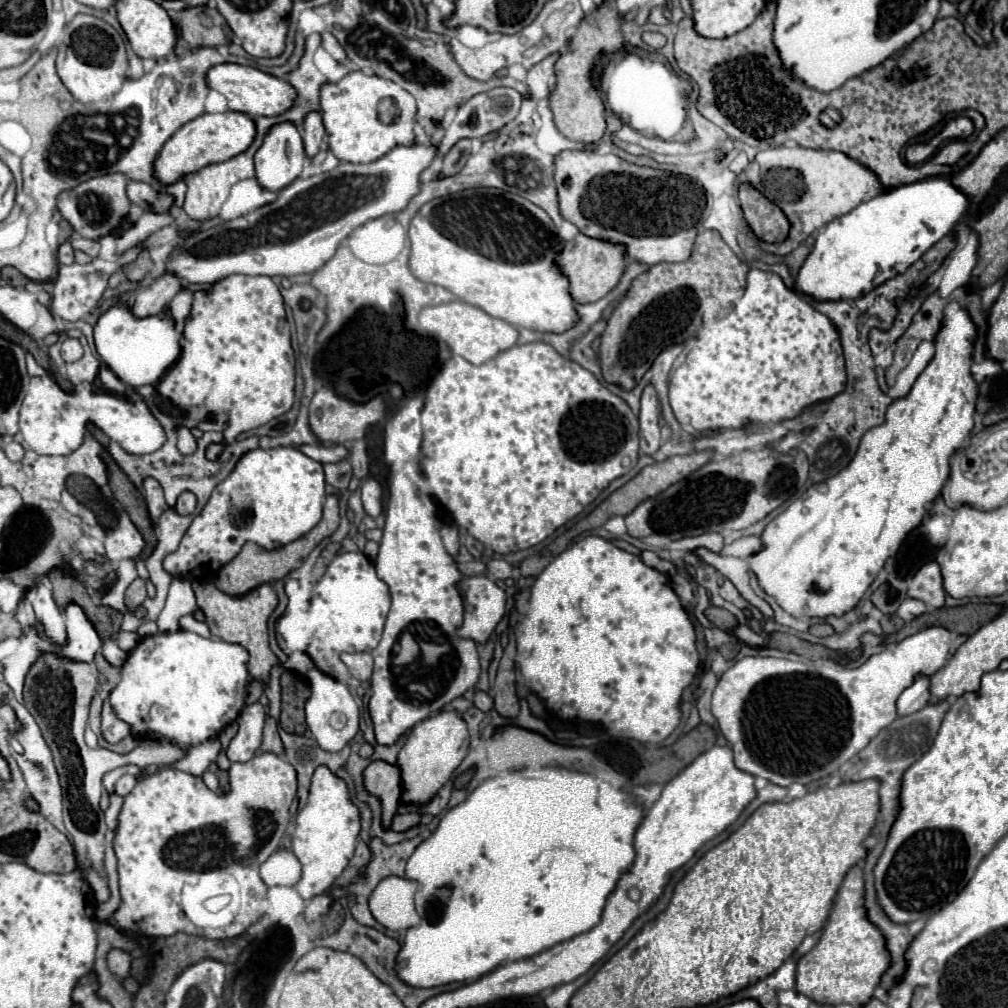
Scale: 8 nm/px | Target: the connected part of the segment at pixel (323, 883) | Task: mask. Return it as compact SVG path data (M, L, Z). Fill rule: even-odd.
M319 766L311 778L307 804L297 814L295 824L297 826L293 832L291 850L303 864L303 876L295 886L295 890L307 900L323 894L327 888L333 886L335 878L349 864L359 840L359 830L361 830L359 808L351 802L345 780L333 774L327 766Z

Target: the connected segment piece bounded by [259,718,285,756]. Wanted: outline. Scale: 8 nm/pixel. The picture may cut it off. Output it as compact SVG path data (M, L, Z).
M267 718L267 722L265 722L263 744L261 744L259 752L273 752L273 754L277 754L277 756L283 756L283 754L285 754L281 736L279 736L279 732L277 732L277 722L275 722L273 718Z

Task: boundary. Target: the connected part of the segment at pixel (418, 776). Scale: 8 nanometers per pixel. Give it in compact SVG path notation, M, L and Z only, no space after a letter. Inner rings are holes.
M445 710L419 722L407 734L407 742L397 758L397 766L401 768L403 778L403 802L405 804L429 802L439 792L439 788L451 778L453 770L461 764L461 760L467 756L469 742L471 738L467 732L467 724L455 710L449 712Z

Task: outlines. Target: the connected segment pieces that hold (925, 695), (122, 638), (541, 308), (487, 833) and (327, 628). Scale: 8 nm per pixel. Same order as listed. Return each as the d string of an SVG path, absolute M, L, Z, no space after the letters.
M919 674L909 688L903 690L903 694L897 700L897 716L909 716L923 706L931 702L931 692L929 692L929 676Z
M119 632L119 636L117 636L117 642L119 642L121 650L125 650L125 652L133 650L133 646L137 646L139 640L141 640L141 638L139 638L139 634L135 634L135 632Z
M475 188L445 198L435 198L427 202L413 218L409 226L409 238L409 266L419 280L447 288L459 300L469 302L495 318L501 318L519 328L555 334L561 334L579 322L575 308L577 304L569 294L569 280L555 260L563 250L563 242L555 234L555 224L549 214L545 214L545 210L527 198L521 198L519 194L503 192L497 188Z
M541 768L541 770L519 770L511 772L507 776L495 776L479 784L461 804L451 808L435 828L435 832L423 840L415 852L411 854L405 878L417 880L419 890L415 894L415 906L421 916L421 924L413 926L405 934L405 948L401 946L397 956L397 974L399 978L415 988L433 988L433 986L445 986L451 982L467 982L477 980L485 976L487 972L495 970L503 962L515 962L521 958L531 958L543 950L549 950L551 946L565 942L577 934L589 932L593 926L601 922L601 914L605 908L607 894L611 894L619 882L619 878L631 870L635 860L635 848L633 848L633 836L643 820L643 806L637 804L635 796L617 790L611 784L581 772L569 772L559 768Z
M343 552L333 558L323 578L315 584L303 646L289 648L289 652L303 653L304 658L307 654L314 662L313 668L342 682L341 675L350 672L341 660L341 652L371 652L381 640L389 606L389 586L377 578L373 562L363 552Z

